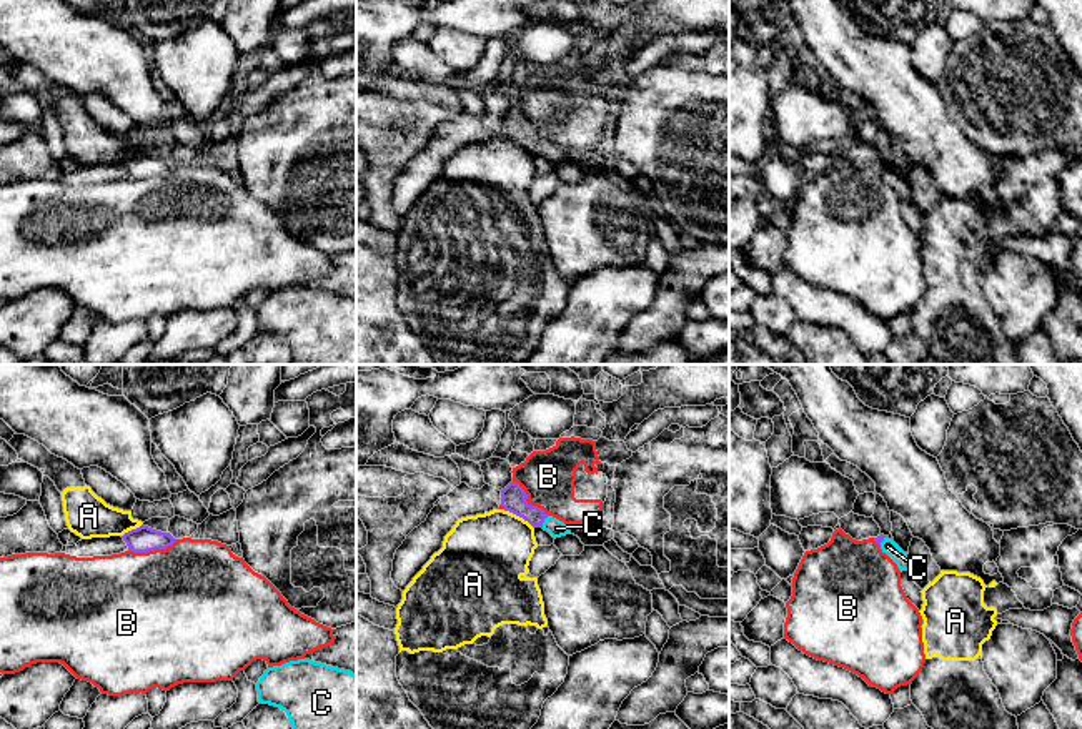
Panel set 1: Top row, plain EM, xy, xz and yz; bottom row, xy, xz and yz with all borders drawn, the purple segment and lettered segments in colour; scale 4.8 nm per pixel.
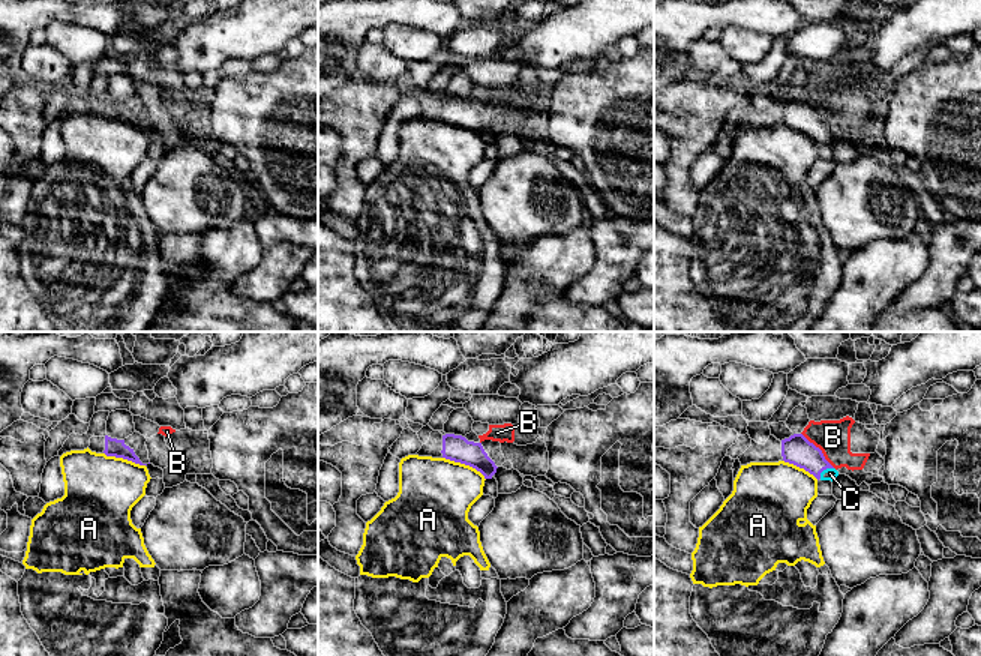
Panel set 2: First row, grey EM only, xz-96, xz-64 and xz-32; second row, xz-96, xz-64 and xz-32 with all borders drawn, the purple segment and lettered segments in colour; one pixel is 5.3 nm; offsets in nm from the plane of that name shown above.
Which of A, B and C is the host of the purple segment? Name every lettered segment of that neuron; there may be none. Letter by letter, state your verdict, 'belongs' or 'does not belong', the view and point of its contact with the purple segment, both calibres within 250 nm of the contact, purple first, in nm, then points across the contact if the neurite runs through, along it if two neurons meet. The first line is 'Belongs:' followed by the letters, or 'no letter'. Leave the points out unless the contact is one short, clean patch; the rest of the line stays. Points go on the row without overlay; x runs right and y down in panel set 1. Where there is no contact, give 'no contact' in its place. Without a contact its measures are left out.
Belongs: C
A: does not belong | xz (518, 142) | 130/400 nm | along xz (503, 137), (521, 143), (533, 155)
B: does not belong | xy (152, 177) | 130/500 nm | along xy (175, 167), (165, 175), (129, 178)
C: belongs | xz (543, 148) | 130/90 nm | across xz (513, 125), (528, 140), (543, 148), (556, 155)

